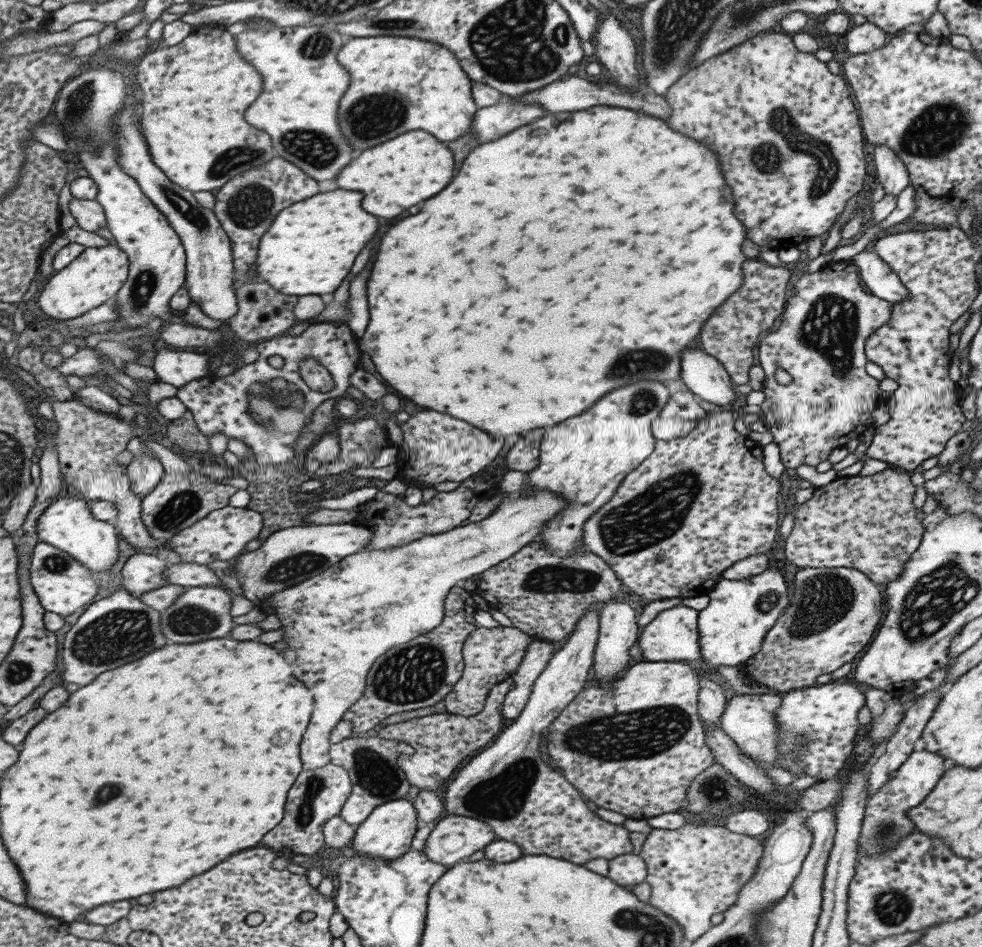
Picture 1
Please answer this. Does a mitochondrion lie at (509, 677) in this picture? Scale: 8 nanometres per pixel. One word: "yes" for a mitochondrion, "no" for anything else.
no

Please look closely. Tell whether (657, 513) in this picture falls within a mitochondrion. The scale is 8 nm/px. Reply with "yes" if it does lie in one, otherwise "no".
yes

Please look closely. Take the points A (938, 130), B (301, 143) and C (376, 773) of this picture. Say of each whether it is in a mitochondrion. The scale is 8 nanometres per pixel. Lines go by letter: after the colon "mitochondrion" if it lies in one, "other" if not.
A: mitochondrion
B: mitochondrion
C: mitochondrion

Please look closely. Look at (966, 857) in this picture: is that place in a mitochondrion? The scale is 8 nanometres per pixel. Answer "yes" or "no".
no

